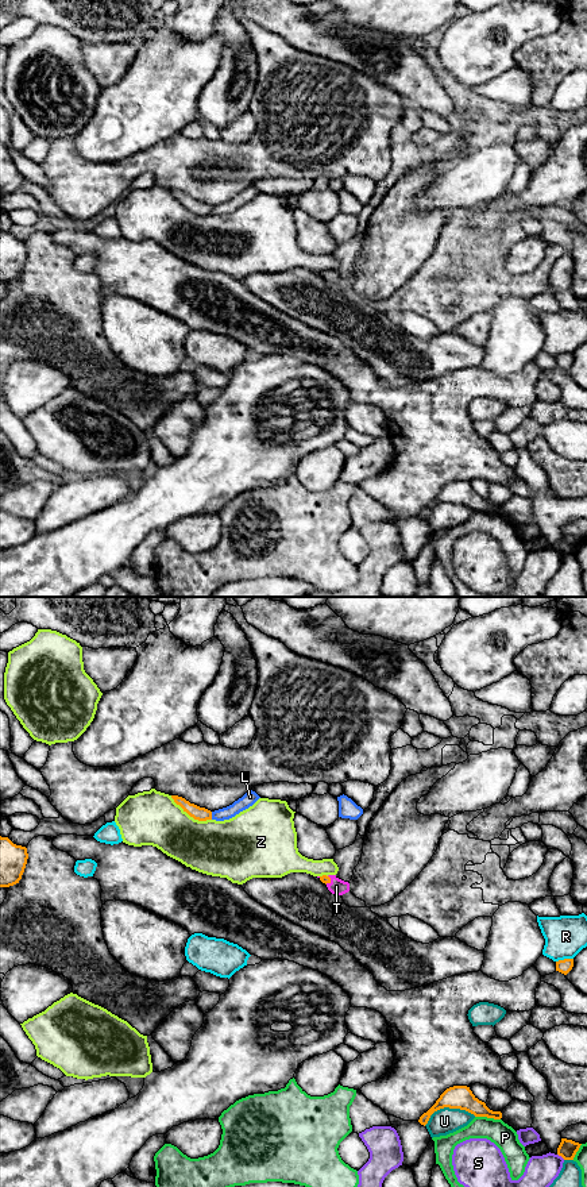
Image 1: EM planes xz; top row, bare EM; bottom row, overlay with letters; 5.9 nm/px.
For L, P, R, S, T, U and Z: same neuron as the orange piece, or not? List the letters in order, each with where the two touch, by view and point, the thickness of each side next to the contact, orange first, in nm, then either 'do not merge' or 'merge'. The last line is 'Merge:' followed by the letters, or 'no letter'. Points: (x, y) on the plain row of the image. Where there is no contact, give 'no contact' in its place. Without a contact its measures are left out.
L: xz (211, 211) | 80/80 nm | do not merge
P: xz (487, 512) | 140/150 nm | do not merge
R: xz (564, 354) | 80/240 nm | do not merge
S: xz (562, 551) | 110/190 nm | do not merge
T: xz (329, 276) | 50/90 nm | merge
U: xz (448, 501) | 140/160 nm | do not merge
Z: xz (190, 211) | 80/320 nm | do not merge
Merge: T

